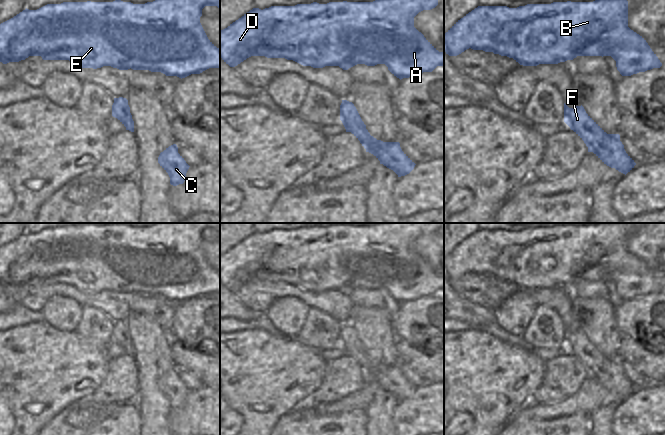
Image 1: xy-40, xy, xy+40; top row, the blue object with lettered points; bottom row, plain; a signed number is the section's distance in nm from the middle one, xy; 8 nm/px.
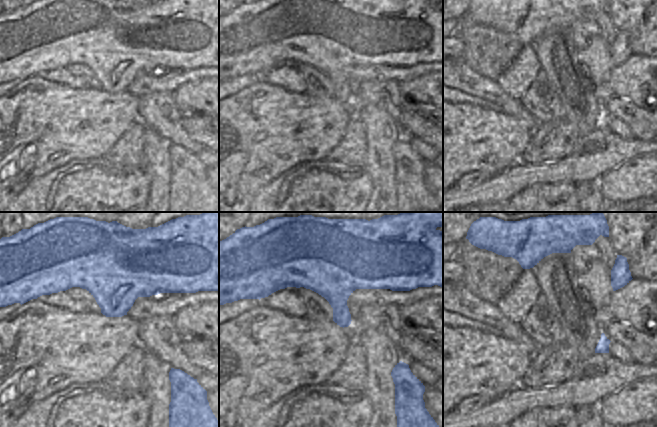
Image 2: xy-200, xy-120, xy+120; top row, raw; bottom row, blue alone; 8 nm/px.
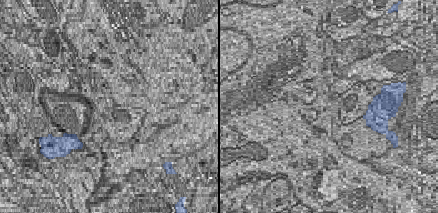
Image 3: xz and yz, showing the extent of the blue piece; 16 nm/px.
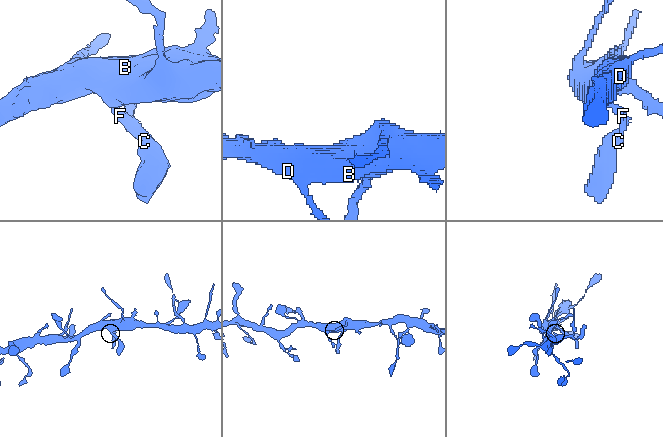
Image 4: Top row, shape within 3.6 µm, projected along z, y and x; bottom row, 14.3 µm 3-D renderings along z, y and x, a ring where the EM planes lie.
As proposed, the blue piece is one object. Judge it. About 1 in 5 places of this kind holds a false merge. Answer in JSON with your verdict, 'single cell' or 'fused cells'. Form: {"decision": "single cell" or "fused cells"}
{"decision": "single cell"}

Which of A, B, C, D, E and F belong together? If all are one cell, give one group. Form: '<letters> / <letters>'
A B C D E F

